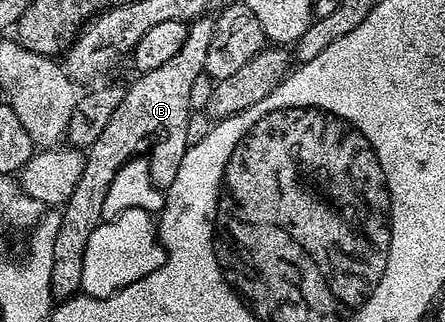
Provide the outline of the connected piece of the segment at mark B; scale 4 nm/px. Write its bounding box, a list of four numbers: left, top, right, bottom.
[51,16,215,300]

